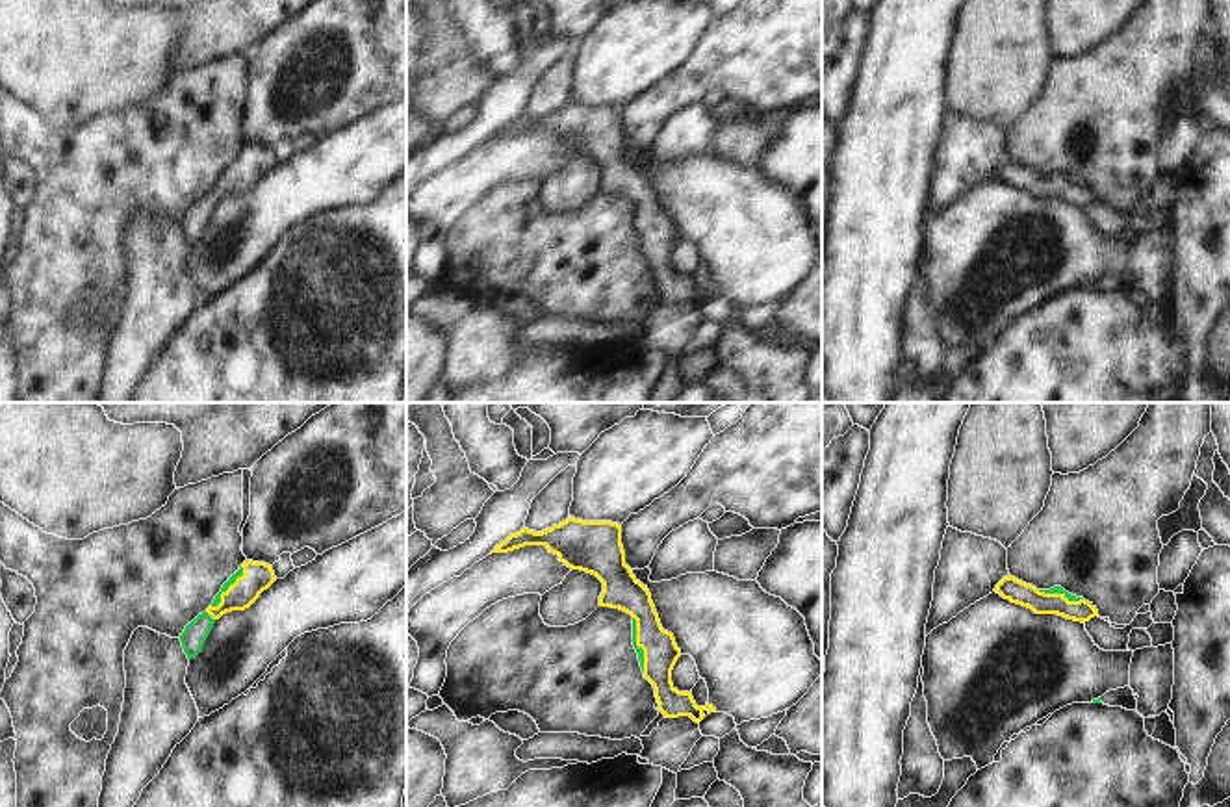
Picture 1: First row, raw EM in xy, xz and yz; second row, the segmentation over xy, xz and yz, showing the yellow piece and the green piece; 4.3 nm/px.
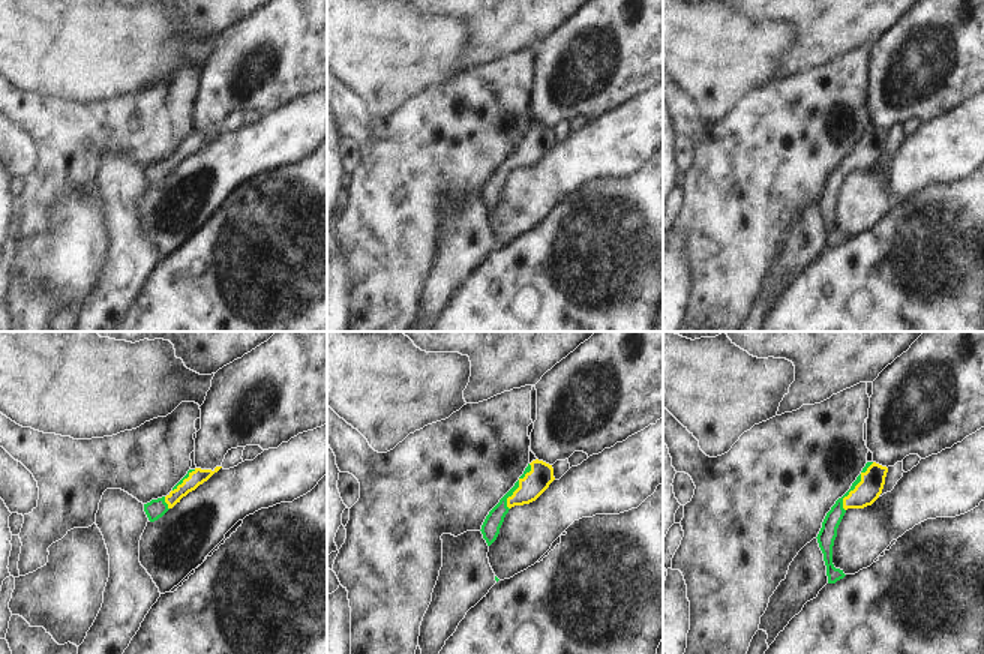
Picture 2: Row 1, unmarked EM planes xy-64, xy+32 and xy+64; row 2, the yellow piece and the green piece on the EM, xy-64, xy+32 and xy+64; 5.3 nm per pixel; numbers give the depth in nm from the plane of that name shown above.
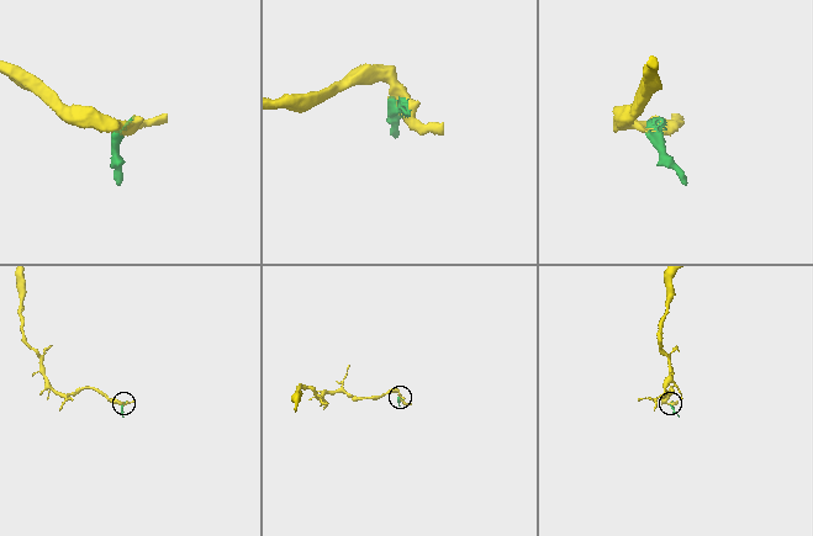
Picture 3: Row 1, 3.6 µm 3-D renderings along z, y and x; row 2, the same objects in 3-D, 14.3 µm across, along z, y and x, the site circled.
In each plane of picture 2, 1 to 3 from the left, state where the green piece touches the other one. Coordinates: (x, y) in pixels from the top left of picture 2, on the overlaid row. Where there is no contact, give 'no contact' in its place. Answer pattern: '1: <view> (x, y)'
1: xy-64 (165, 501)
2: xy+32 (519, 486)
3: xy+64 (855, 486)

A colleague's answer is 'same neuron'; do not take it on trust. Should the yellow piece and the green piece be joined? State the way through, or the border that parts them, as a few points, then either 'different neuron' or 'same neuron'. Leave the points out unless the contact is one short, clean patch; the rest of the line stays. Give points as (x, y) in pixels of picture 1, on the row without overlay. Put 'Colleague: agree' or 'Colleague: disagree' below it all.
across xz (620, 175), (640, 195), (637, 229), (639, 234) | same neuron
Colleague: agree

